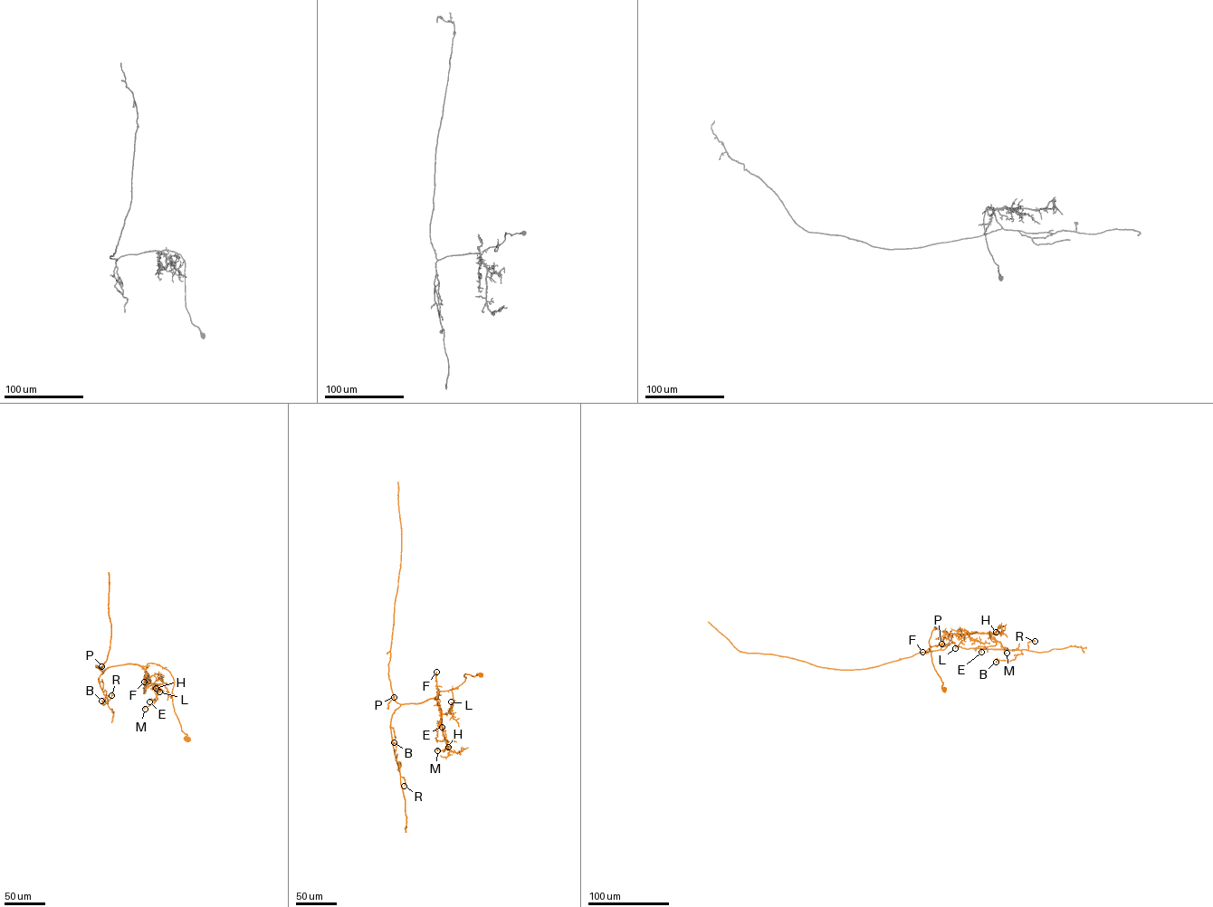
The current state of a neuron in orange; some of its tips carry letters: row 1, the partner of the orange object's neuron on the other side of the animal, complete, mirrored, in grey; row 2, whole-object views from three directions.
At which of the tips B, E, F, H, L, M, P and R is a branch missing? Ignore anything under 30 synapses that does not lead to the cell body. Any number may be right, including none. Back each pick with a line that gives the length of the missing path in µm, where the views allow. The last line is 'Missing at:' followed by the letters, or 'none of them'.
Missing at: none of them

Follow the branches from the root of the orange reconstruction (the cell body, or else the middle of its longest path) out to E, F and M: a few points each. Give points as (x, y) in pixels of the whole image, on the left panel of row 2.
E: (187, 739), (174, 711), (173, 676), (167, 670), (152, 663), (142, 666), (156, 695), (155, 699), (149, 701)
F: (187, 739), (174, 711), (174, 681), (170, 672), (157, 664), (148, 663), (142, 666), (146, 673), (144, 682)
M: (187, 739), (174, 711), (173, 676), (167, 670), (152, 663), (142, 666), (157, 699), (145, 709)

